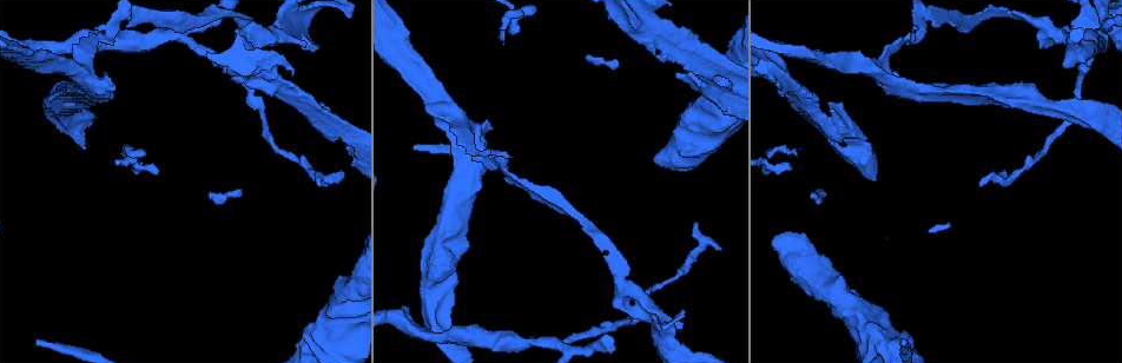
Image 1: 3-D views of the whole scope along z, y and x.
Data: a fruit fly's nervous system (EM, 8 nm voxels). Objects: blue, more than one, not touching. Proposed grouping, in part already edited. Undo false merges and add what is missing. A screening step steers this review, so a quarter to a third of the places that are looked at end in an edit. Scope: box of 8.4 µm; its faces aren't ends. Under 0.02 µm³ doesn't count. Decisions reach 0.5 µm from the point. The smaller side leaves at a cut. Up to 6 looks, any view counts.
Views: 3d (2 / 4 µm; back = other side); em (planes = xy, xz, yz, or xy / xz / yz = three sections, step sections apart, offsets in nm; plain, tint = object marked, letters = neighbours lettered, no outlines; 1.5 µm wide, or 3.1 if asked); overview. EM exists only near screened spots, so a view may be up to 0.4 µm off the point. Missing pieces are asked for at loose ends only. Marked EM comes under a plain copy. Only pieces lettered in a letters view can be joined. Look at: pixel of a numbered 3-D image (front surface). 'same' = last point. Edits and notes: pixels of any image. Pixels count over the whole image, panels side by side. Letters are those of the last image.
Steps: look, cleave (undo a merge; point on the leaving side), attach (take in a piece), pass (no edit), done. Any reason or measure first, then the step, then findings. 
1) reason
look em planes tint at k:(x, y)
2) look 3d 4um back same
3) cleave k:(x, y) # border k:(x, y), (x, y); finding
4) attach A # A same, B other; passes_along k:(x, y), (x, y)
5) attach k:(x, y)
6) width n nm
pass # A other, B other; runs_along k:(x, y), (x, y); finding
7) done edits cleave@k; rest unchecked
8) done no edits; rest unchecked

look 3d 4um at 1:(21, 51)

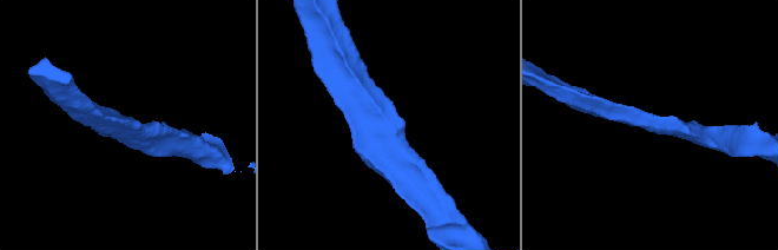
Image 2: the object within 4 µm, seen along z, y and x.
shape alone is not enough
look em planes tint at 2:(128, 126)

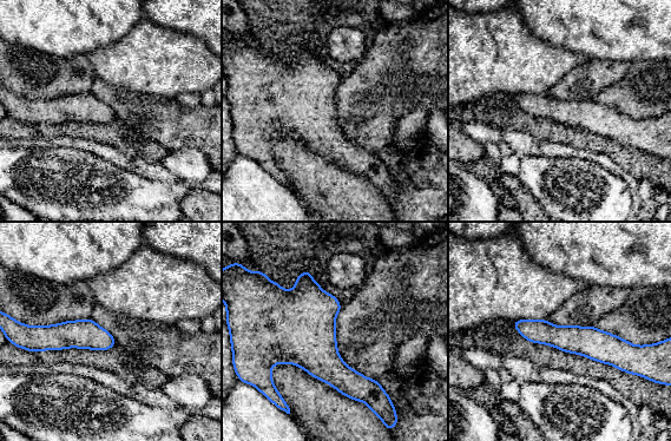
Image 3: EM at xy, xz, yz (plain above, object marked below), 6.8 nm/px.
look em planes letters same

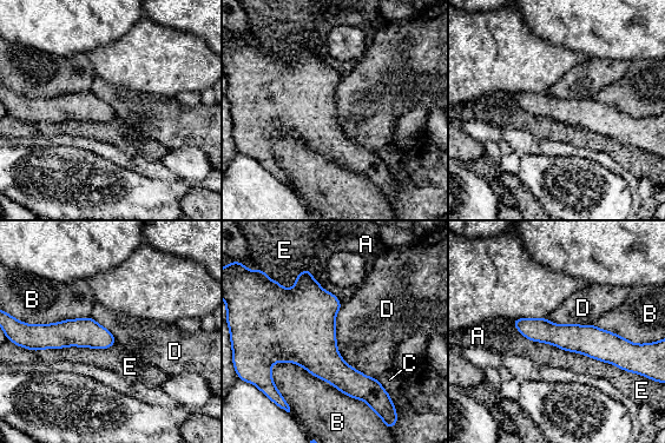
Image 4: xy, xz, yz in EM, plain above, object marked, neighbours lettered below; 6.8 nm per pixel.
width 190 nm
pass # A other, B other, C other, D other, E other; border 4:(511, 322), (529, 339), (632, 372); all the same neuron

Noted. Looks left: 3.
thin neck
look 3d 2um at 1:(609, 253)

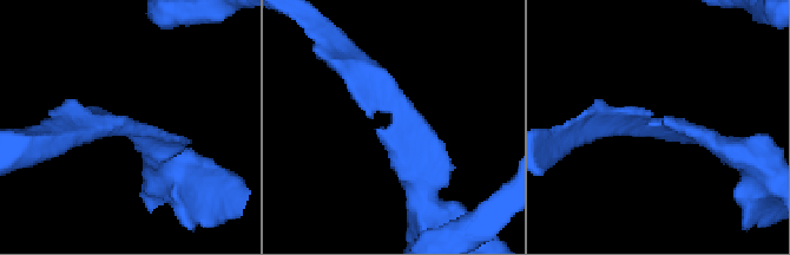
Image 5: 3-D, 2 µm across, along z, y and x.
look em xz step 8 tint at 5:(394, 126)

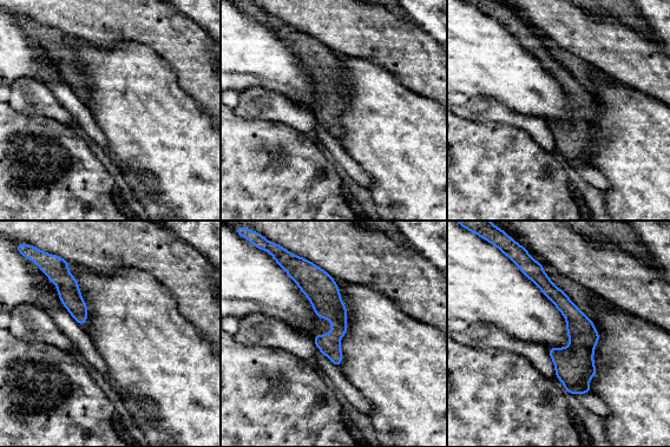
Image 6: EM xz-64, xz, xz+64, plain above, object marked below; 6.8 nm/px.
see the neighbours
look em xz step 8 letters same

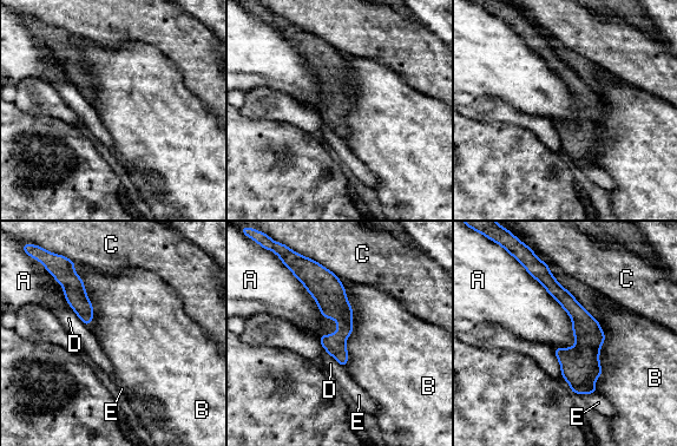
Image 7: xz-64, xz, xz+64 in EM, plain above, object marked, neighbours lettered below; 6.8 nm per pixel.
longest_contact A 650 nm
pass # A other, B other, C other, D other, E other; border 7:(343, 288), (352, 309), (346, 367); one neuron here

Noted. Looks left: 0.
done no edits; rest unchecked

